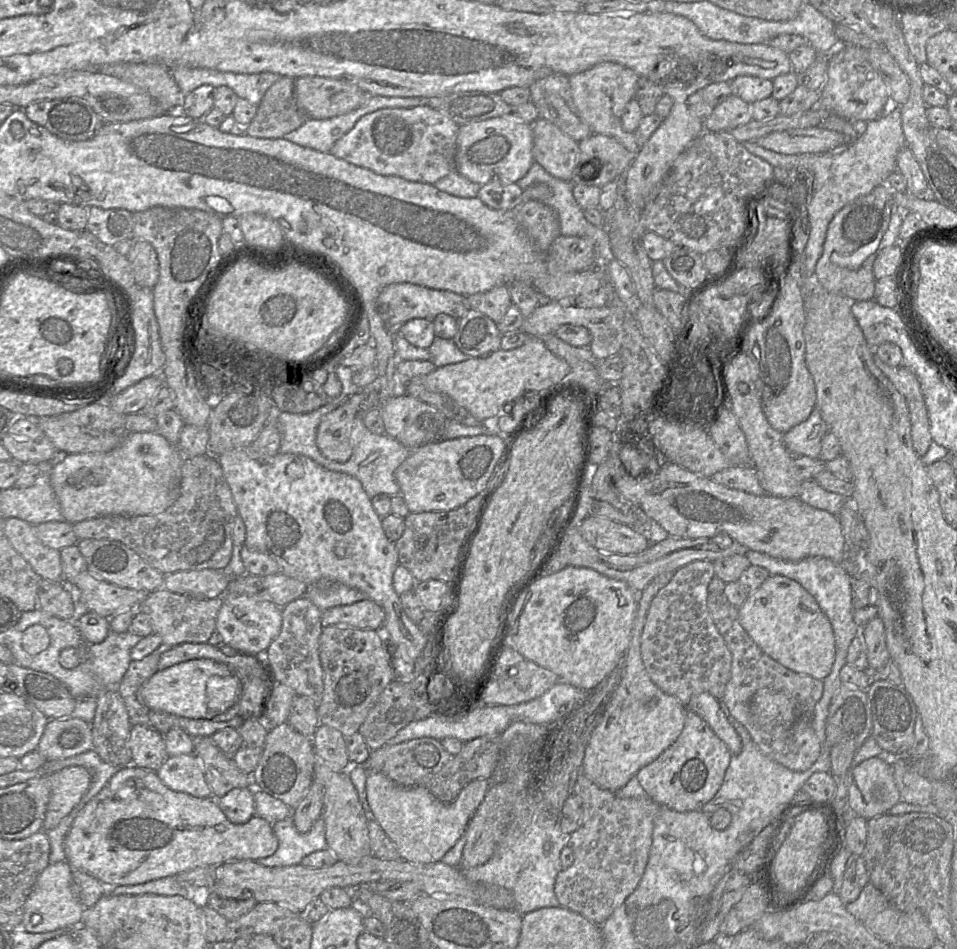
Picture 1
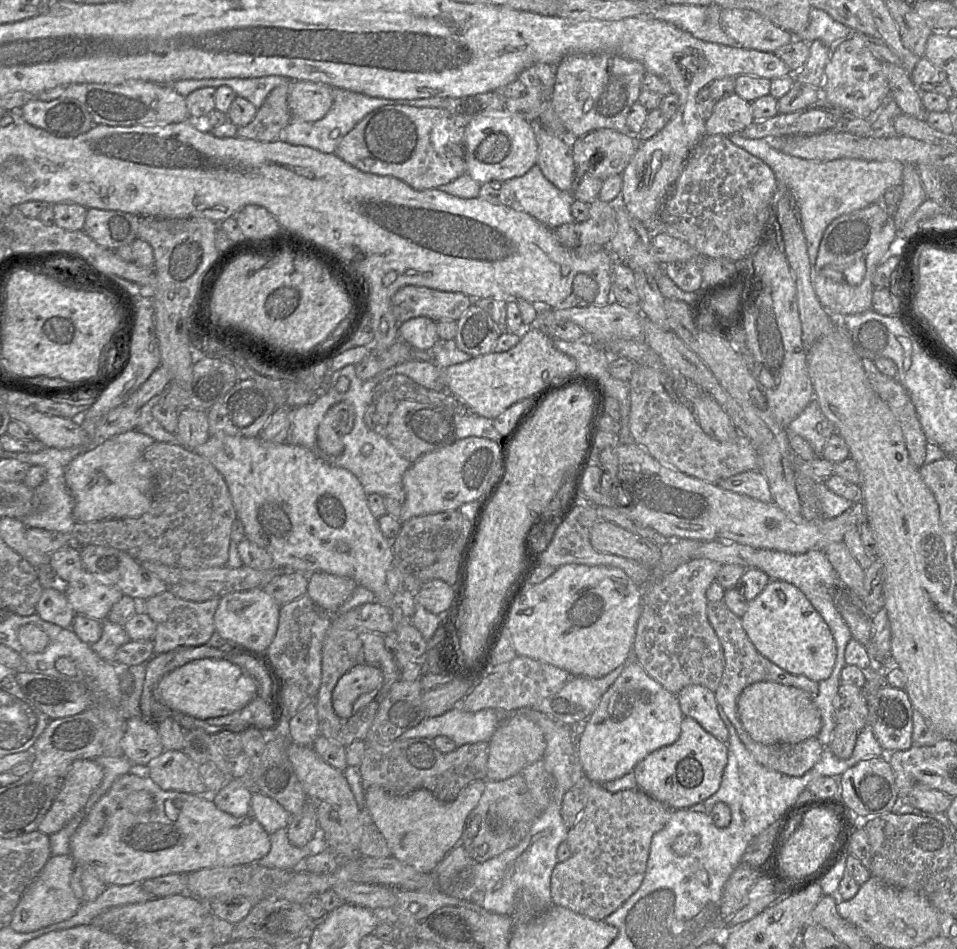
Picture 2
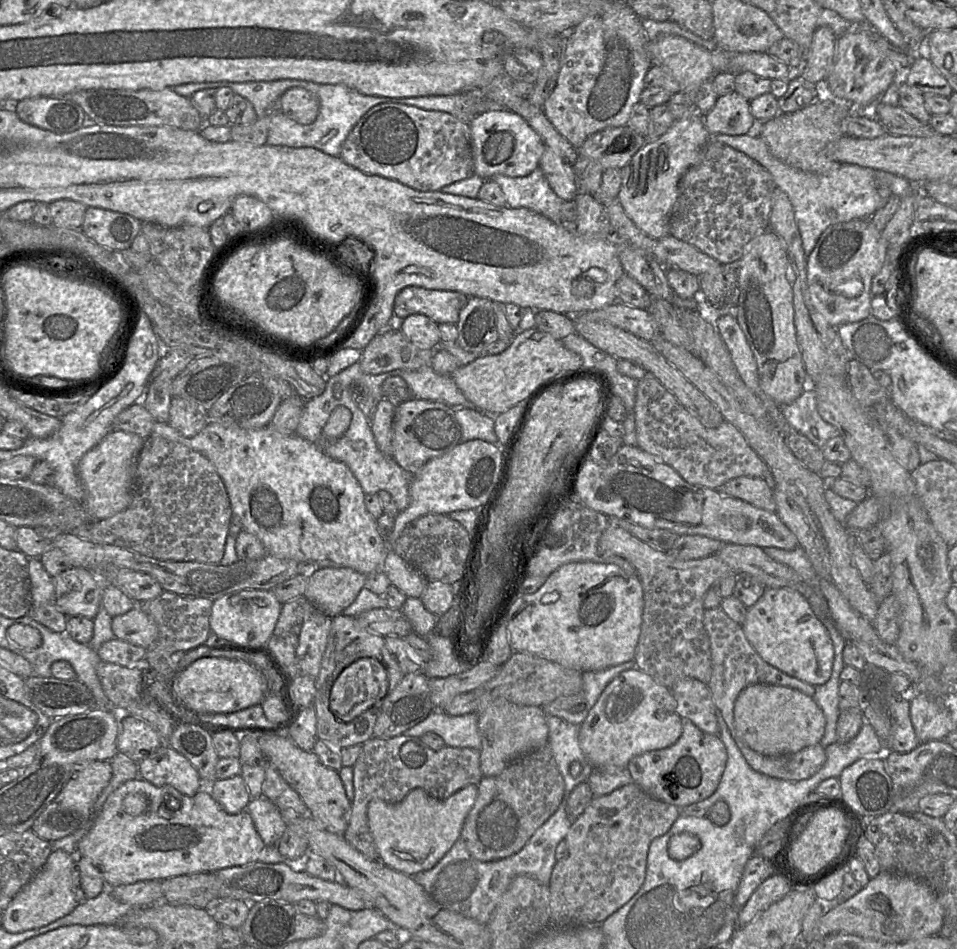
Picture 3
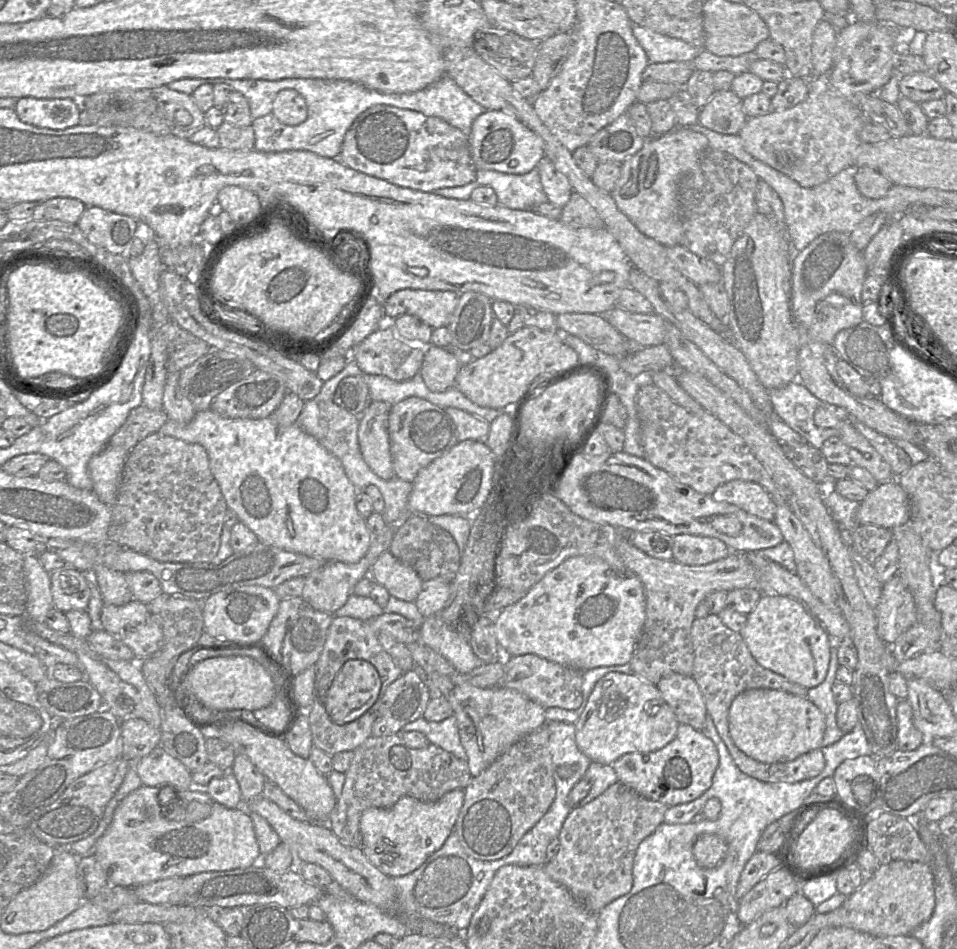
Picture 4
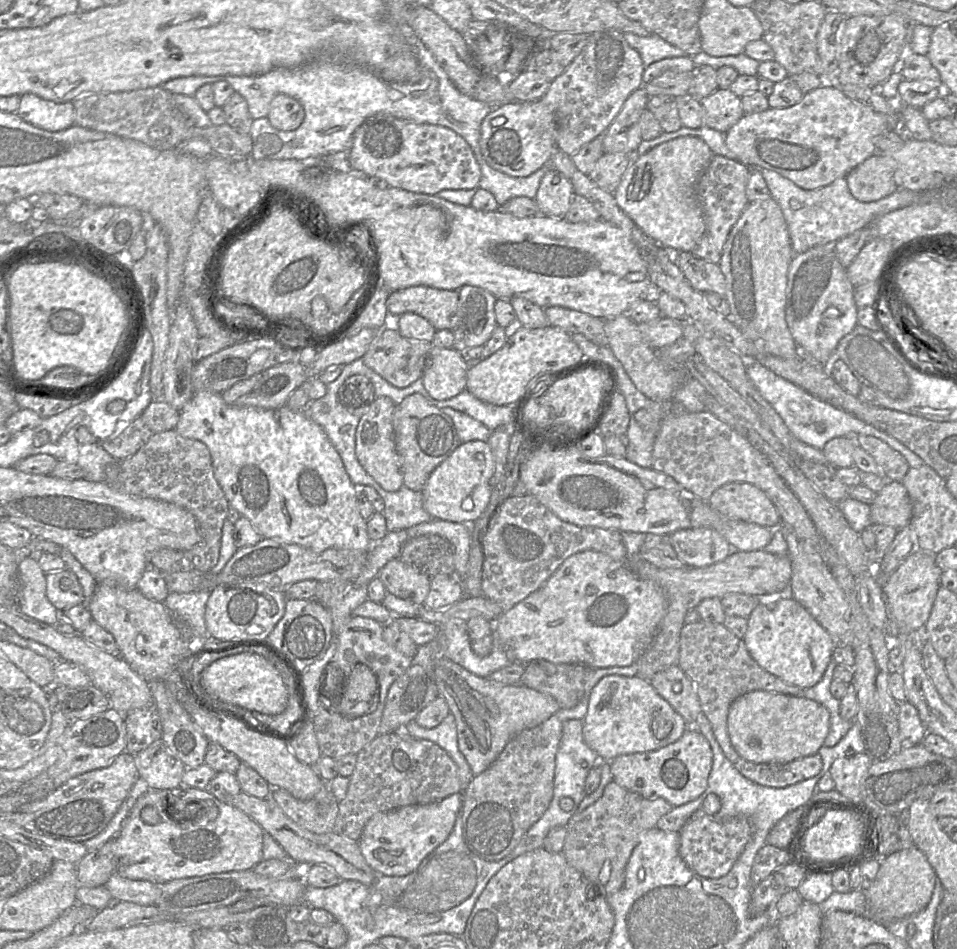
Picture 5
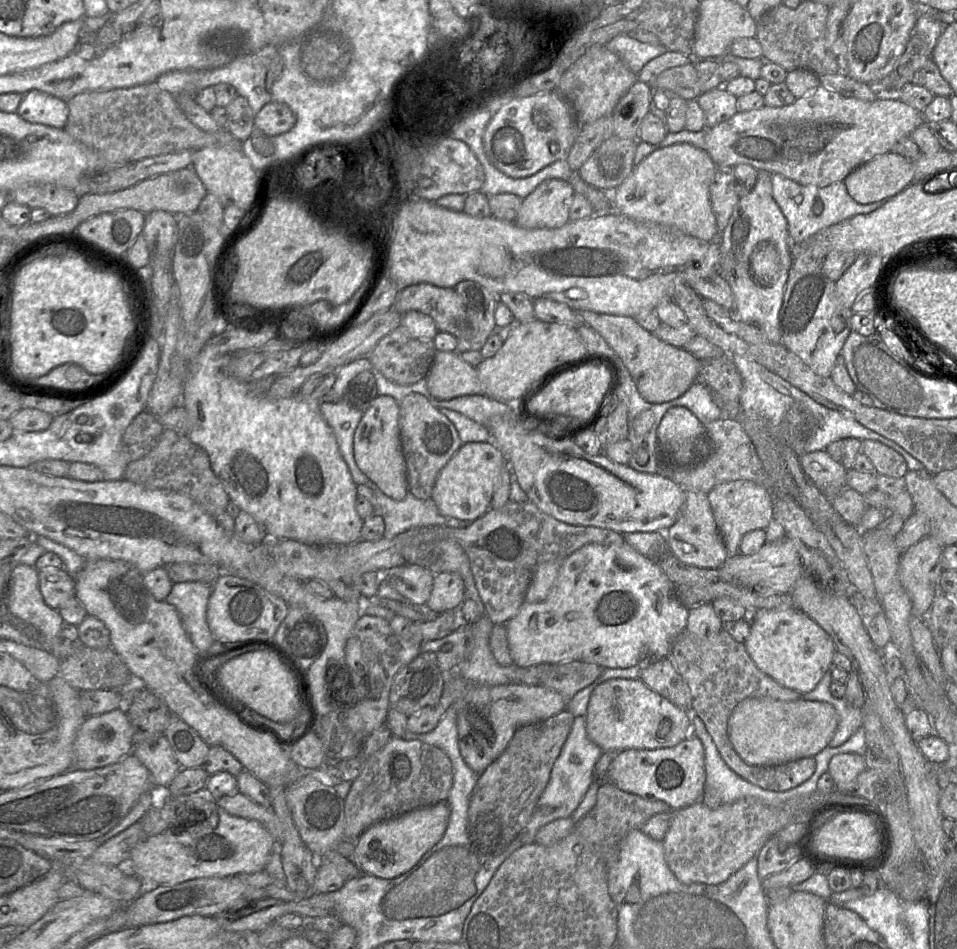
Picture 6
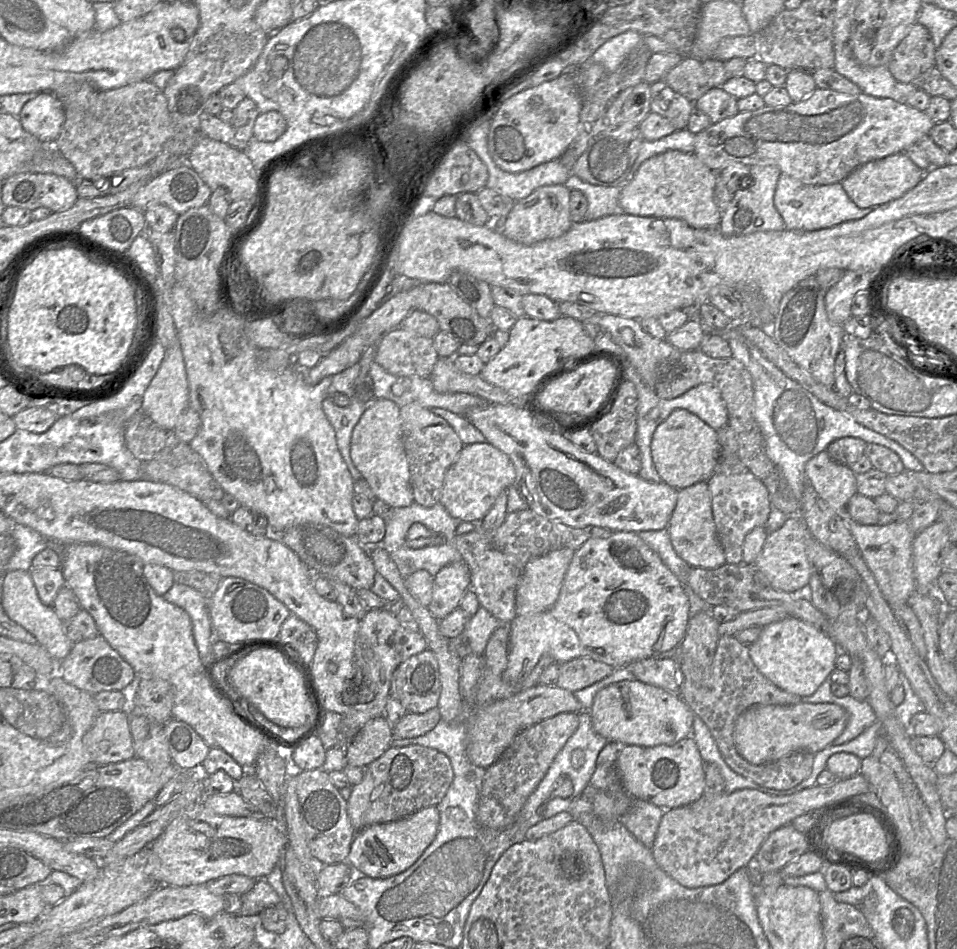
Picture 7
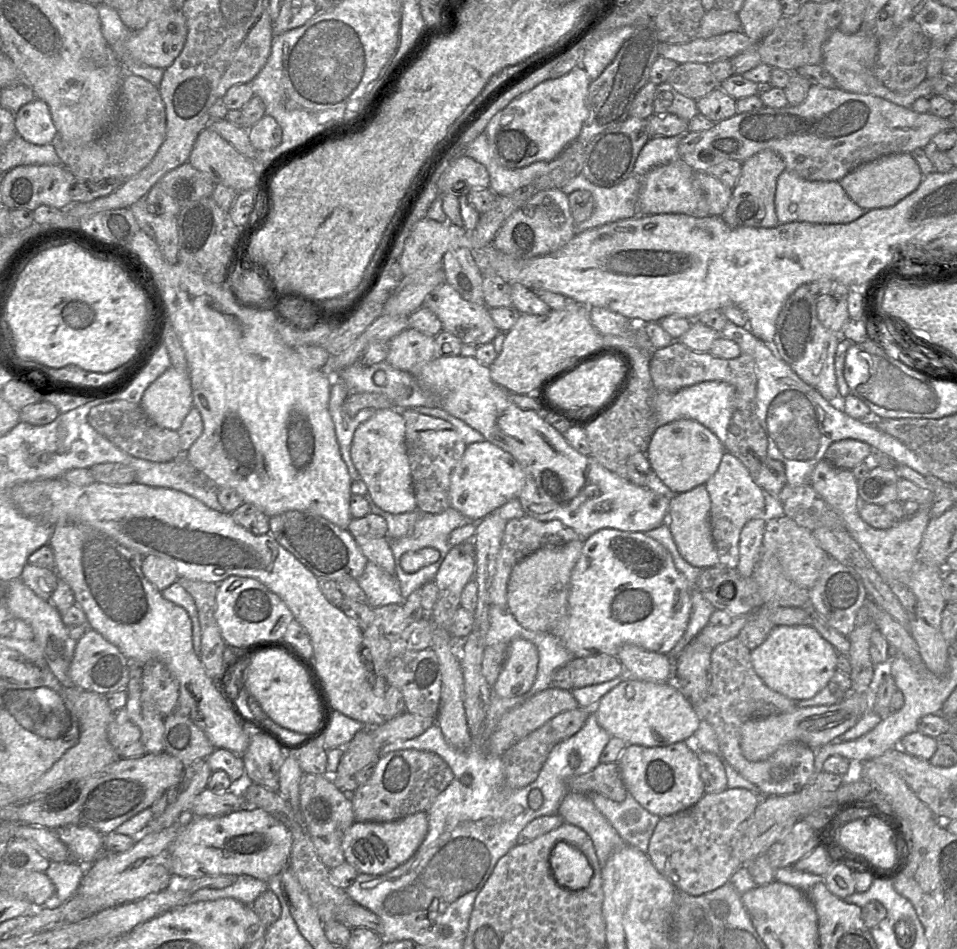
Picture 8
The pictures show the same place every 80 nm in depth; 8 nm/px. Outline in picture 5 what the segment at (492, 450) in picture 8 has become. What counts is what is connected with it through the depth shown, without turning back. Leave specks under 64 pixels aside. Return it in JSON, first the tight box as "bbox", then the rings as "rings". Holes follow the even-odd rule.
{"bbox":[423,440,495,522],"rings":[[[473,440],[461,443],[430,474],[424,489],[423,508],[433,519],[450,522],[474,522],[486,510],[491,493],[495,462],[487,442]]]}

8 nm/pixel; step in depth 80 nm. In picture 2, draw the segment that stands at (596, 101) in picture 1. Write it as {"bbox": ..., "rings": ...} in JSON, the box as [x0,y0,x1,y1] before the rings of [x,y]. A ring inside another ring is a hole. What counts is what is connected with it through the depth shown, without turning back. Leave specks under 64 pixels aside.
{"bbox":[551,53,646,139],"rings":[[[593,53],[593,54],[569,54],[565,56],[557,65],[556,65],[556,81],[551,96],[551,103],[554,111],[564,124],[567,133],[567,139],[576,139],[589,132],[598,130],[598,129],[612,129],[618,132],[629,134],[630,130],[627,126],[627,115],[631,106],[638,101],[638,97],[641,92],[641,83],[642,79],[646,73],[646,69],[642,63],[639,61],[629,59],[617,54],[611,53]]]}

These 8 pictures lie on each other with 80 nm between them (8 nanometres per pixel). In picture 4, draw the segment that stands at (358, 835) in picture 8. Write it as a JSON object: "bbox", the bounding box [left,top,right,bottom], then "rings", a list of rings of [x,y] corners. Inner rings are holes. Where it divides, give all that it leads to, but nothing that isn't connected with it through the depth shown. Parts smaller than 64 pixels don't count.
{"bbox":[360,788,464,877],"rings":[[[459,788],[433,802],[403,796],[392,807],[366,809],[360,819],[362,851],[371,864],[389,877],[412,873],[443,846],[457,821],[464,795],[464,789]]]}

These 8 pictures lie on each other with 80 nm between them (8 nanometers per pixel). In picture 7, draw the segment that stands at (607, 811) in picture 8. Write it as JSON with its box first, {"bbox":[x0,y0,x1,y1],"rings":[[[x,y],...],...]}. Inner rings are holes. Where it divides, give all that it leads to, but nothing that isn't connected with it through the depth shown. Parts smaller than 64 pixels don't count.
{"bbox":[619,799,664,848],"rings":[[[634,799],[629,811],[619,820],[639,842],[652,848],[664,810],[647,801]]]}

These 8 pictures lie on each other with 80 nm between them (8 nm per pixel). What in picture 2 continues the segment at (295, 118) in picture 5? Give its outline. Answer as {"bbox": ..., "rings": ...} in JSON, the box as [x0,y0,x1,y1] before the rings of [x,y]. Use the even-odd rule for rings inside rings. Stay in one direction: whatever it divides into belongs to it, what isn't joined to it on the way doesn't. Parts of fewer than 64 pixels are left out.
{"bbox":[288,81,333,122],"rings":[[[293,81],[288,95],[292,117],[305,122],[320,120],[333,104],[333,91],[324,83]]]}

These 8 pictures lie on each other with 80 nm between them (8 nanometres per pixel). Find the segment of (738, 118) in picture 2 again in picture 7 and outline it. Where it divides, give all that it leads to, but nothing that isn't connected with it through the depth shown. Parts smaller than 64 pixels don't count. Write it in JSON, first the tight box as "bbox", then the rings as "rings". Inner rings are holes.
{"bbox":[694,87,739,124],"rings":[[[711,87],[694,102],[694,107],[705,113],[711,123],[715,124],[723,119],[733,117],[739,112],[737,100],[722,87]]]}

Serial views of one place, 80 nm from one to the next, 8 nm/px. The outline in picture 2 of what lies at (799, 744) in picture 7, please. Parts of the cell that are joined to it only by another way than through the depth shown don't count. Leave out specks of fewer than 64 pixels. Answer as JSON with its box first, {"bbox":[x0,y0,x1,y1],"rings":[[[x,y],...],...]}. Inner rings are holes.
{"bbox":[738,682,822,744],"rings":[[[757,682],[747,686],[738,698],[739,719],[750,737],[759,743],[796,744],[817,737],[822,728],[821,714],[814,699],[805,691],[774,682]]]}

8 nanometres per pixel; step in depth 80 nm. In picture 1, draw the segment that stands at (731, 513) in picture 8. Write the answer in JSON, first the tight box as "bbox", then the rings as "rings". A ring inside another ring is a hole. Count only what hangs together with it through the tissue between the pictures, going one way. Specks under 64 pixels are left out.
{"bbox":[711,465,766,496],"rings":[[[734,465],[712,475],[711,479],[728,488],[761,496],[766,493],[754,466]]]}

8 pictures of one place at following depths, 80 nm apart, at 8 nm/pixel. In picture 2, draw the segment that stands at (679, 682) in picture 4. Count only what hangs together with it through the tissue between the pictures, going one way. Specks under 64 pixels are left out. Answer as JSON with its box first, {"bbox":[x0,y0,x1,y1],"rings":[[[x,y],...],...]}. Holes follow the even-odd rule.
{"bbox":[676,685,729,744],"rings":[[[689,685],[676,696],[684,716],[693,718],[708,733],[727,744],[729,732],[718,713],[714,692],[701,685]]]}

